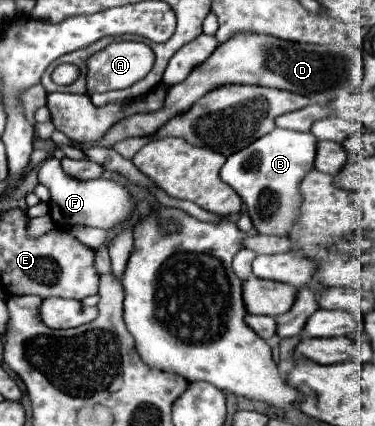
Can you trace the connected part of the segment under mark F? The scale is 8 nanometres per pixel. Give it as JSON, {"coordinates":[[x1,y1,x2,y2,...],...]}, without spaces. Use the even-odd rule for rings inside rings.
{"coordinates":[[48,158,42,162,38,170,38,180,50,190,52,198,51,218,59,227,92,226,92,228,104,228,110,230,126,220,132,218,132,212,136,208,136,202,132,194,128,192,126,184,106,178,94,178,94,180,76,180,72,176,66,176,60,168,60,160]]}

